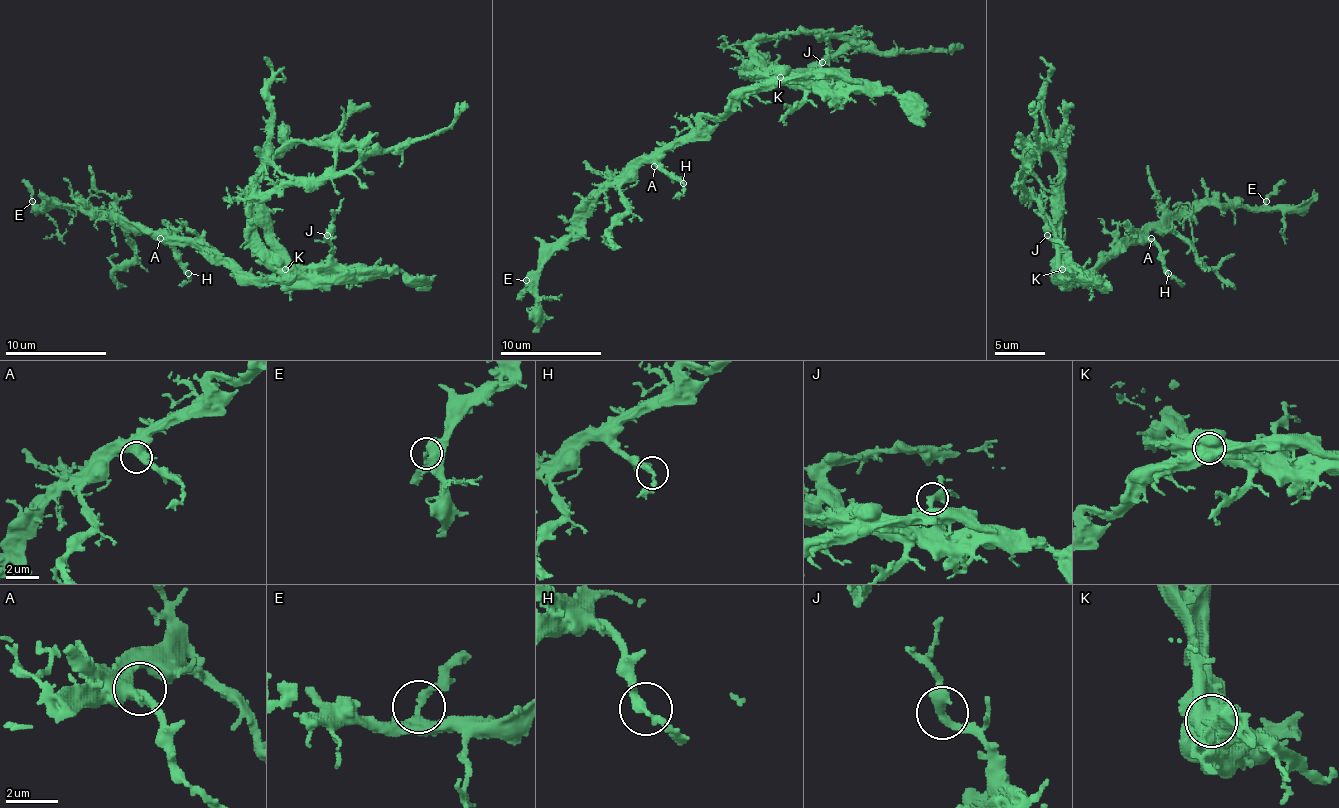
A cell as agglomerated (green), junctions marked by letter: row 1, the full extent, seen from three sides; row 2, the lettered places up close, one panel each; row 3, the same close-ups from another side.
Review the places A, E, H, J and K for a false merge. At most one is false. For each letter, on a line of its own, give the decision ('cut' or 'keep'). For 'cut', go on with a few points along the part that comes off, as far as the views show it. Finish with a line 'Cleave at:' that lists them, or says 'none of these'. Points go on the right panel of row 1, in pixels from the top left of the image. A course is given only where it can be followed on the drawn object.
A: keep
E: keep
H: keep
J: keep
K: cut | (1063, 268), (1061, 152), (1055, 142), (1033, 144), (1018, 132)
Cleave at: K

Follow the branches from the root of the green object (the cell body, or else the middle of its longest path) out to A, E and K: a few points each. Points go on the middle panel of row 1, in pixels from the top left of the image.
A: (745, 98), (738, 98), (720, 115), (710, 115), (682, 141), (677, 141), (654, 166)
E: (745, 98), (654, 148), (616, 179), (526, 279)
K: (745, 98), (768, 80), (781, 78)

